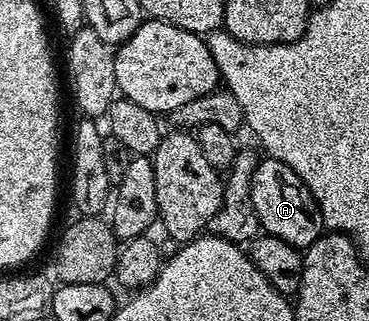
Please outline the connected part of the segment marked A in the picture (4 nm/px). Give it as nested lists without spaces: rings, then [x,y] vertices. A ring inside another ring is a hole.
[[[271,156],[258,160],[255,171],[251,175],[251,203],[255,207],[255,215],[259,215],[262,230],[268,236],[283,239],[283,243],[291,243],[291,247],[302,251],[308,249],[323,232],[321,212],[303,179],[291,171],[283,163]]]

